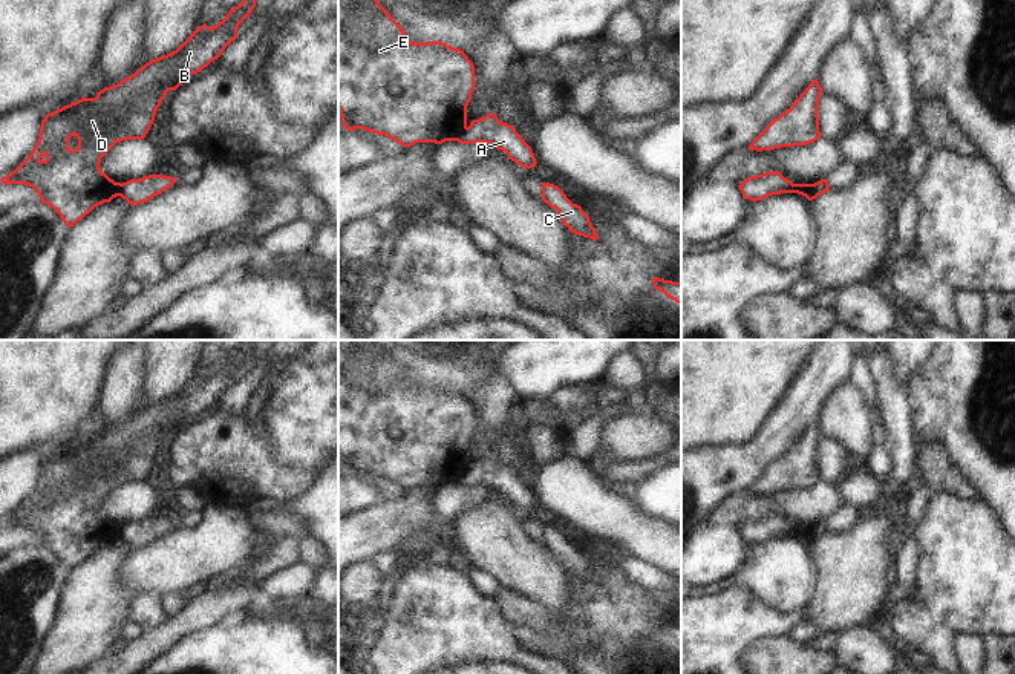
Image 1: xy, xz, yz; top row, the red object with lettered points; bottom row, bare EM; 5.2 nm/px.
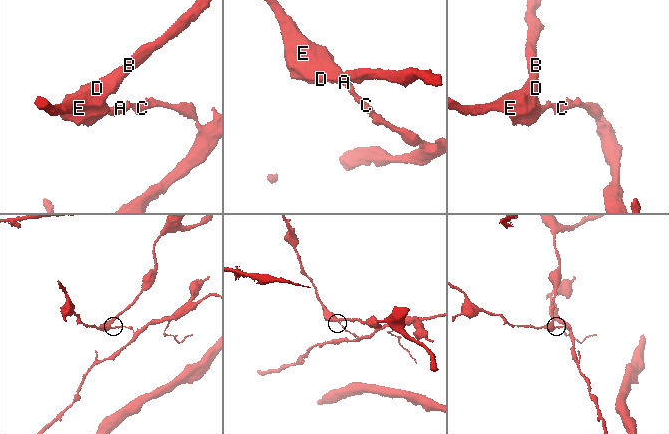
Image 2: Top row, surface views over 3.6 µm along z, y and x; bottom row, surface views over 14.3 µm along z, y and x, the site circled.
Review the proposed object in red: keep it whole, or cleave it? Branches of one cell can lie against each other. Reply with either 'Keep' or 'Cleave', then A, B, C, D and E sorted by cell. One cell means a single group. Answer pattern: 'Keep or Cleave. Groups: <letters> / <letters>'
Cleave. Groups: A C / B D E

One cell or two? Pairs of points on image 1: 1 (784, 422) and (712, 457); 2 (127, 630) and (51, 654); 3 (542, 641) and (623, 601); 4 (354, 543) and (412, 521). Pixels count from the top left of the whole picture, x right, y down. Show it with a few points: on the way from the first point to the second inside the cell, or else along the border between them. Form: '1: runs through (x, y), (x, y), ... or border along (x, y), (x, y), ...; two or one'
1: runs through (766, 440), (749, 457), (731, 457); one
2: border along (127, 621), (120, 630), (118, 642); two
3: border along (539, 630), (556, 633), (570, 621), (599, 650); two
4: runs through (368, 532), (391, 521), (398, 521); one

